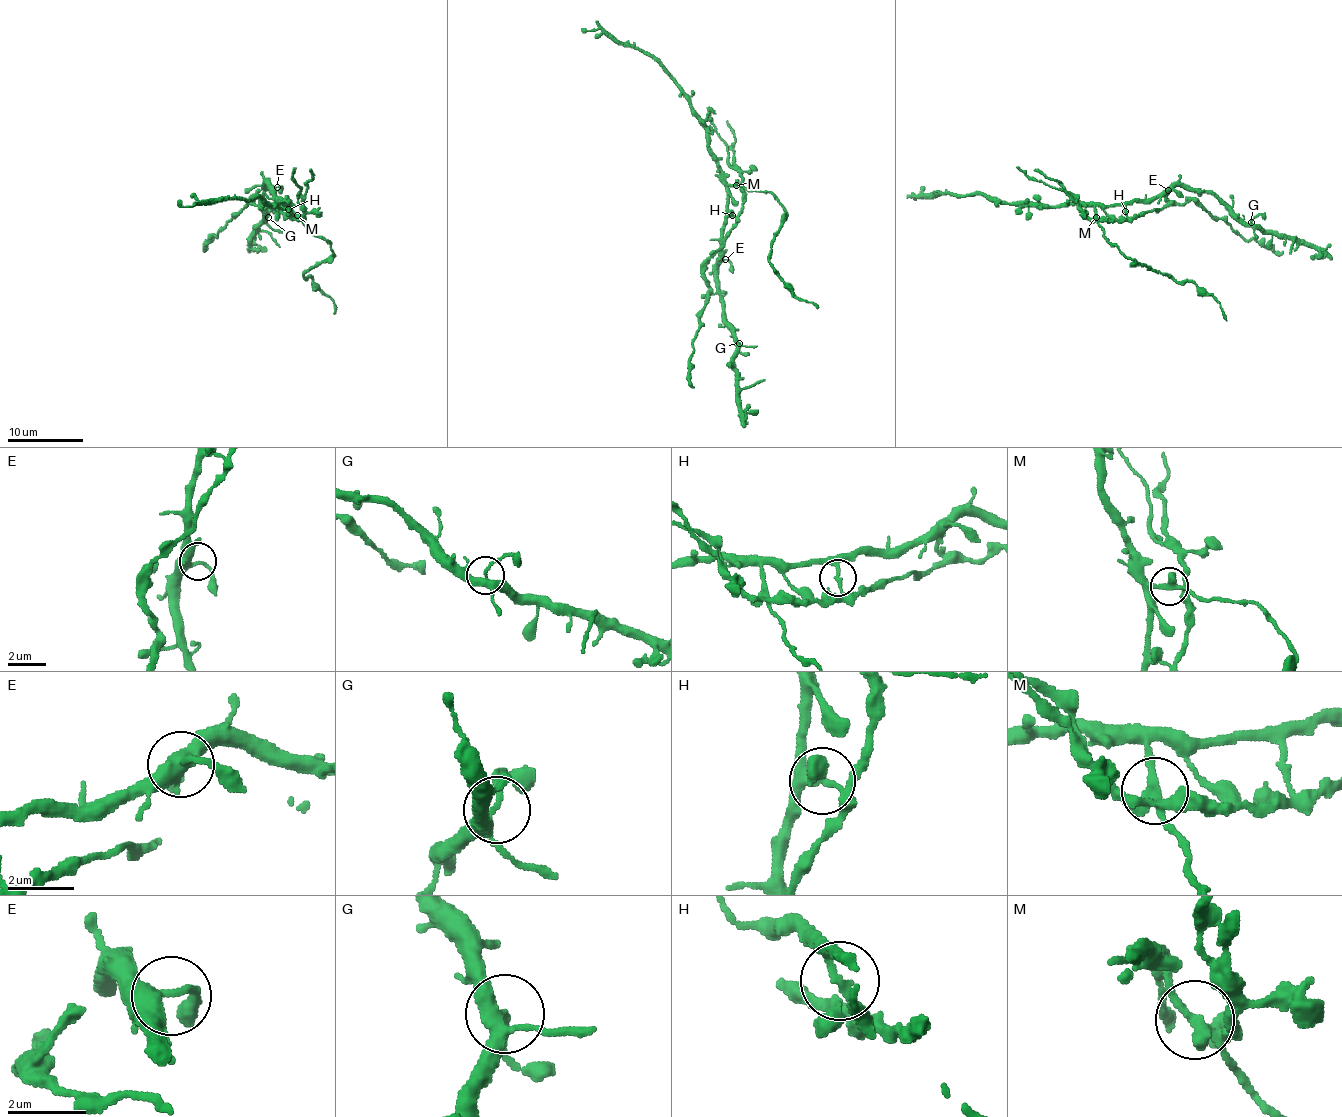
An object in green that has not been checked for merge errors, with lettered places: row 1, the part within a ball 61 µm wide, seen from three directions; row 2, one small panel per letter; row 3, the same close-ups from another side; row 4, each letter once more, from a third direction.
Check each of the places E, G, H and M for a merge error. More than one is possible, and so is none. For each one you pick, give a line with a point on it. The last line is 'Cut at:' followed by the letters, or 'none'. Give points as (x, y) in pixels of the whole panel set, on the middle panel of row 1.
H: place (732, 215)
M: place (736, 185)
Cut at: H, M

